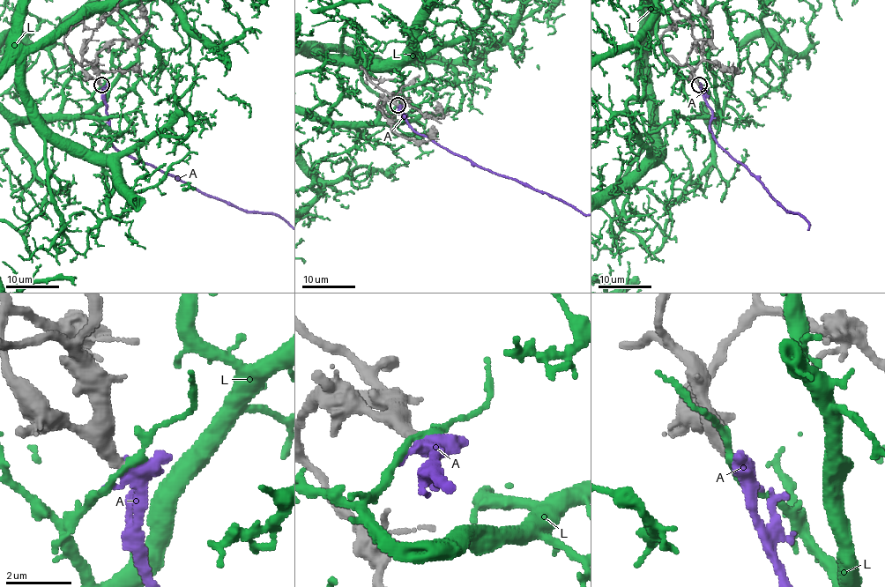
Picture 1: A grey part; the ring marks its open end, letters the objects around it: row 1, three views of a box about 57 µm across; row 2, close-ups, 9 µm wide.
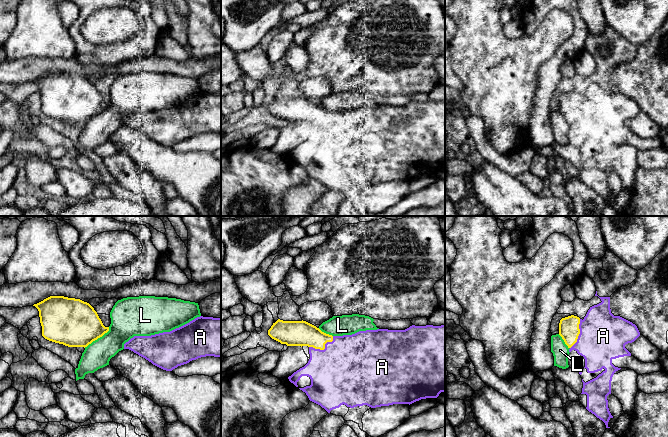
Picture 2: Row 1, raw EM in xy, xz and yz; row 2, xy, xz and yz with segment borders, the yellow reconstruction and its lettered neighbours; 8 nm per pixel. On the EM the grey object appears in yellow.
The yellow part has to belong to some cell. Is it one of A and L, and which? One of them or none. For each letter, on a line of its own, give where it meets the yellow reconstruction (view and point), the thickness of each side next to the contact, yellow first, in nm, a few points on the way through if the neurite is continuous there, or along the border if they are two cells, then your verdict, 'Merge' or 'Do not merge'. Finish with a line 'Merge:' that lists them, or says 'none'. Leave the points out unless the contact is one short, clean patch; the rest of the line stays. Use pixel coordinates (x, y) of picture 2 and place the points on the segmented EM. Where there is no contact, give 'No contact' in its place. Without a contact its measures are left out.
A: Touches yellow at xz (324, 348). Thickness 200 nm (yellow) against 500 nm. Path across: xz (297, 333), (312, 336), (324, 348), (348, 368). Merge
L: Touches yellow at xy (97, 338). Thickness 380 nm (yellow) against 220 nm. Boundary: xy (109, 327), (106, 332), (84, 347). Do not merge
Merge: A

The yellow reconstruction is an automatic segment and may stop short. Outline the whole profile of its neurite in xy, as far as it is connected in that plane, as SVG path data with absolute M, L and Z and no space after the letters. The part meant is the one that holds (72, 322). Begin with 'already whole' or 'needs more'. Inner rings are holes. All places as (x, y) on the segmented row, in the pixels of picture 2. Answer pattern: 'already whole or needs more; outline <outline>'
already whole; outline M50 296L33 306L39 311L42 336L55 343L85 348L109 331L109 327L103 325L94 308L80 299Z

